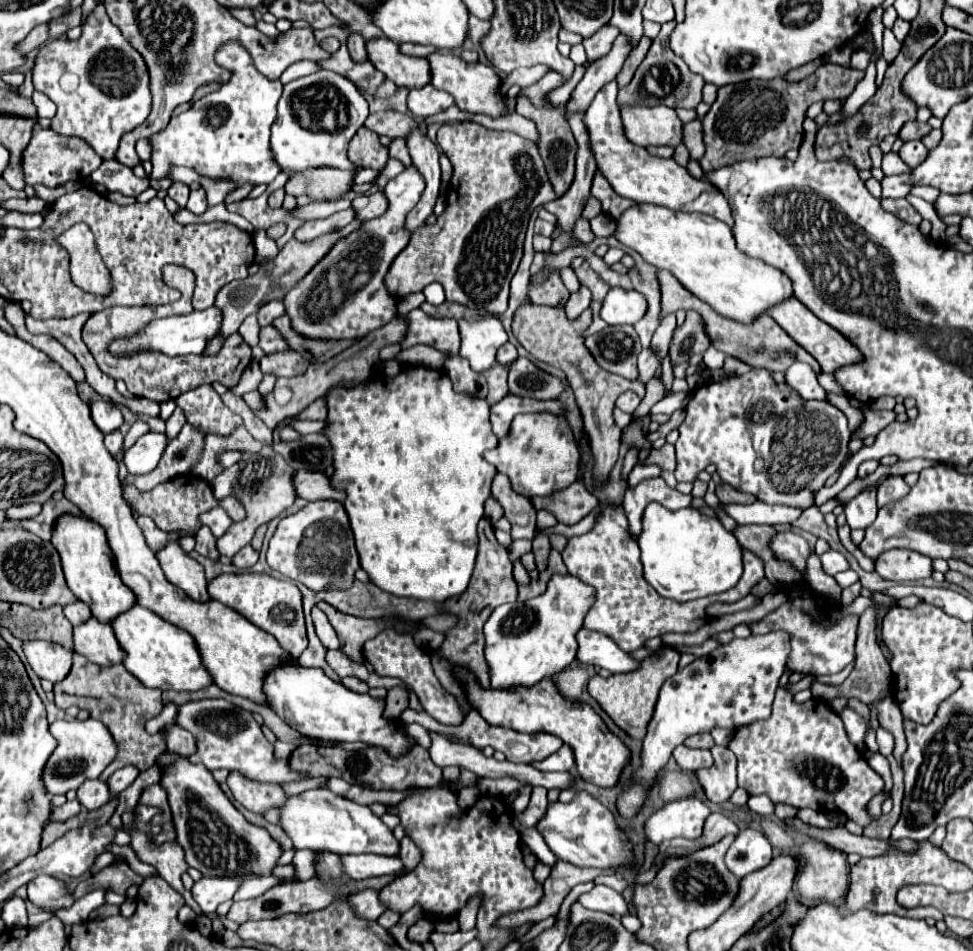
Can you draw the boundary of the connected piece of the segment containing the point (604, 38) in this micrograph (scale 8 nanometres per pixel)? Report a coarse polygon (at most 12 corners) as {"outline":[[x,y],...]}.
{"outline":[[605,25],[583,39],[589,63],[609,53],[619,33]]}

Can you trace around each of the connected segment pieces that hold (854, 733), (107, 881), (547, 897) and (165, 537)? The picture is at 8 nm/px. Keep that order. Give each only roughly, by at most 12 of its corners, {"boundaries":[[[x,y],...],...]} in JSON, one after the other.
{"boundaries":[[[851,707],[843,709],[841,719],[855,747],[861,747],[865,719]],[[113,863],[81,881],[73,895],[79,899],[93,889],[125,895],[145,877],[127,863]],[[557,861],[531,909],[503,915],[495,927],[557,917],[561,903],[579,883],[605,871]],[[137,517],[147,545],[159,551],[175,533],[165,533],[149,517]]]}

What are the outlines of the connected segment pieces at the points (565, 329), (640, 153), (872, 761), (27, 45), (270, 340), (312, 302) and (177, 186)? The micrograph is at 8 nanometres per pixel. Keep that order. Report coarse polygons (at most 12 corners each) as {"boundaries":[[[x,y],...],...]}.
{"boundaries":[[[519,307],[513,335],[563,369],[583,413],[595,477],[607,481],[621,429],[615,399],[635,381],[603,371],[583,343],[587,309]],[[617,81],[583,115],[617,195],[733,227],[725,195],[623,139]],[[865,753],[867,763],[883,777],[885,793],[891,793],[893,777],[889,761],[879,753]],[[49,23],[37,25],[19,45],[21,51],[49,41]],[[271,325],[259,333],[259,347],[275,353],[287,347],[283,337]],[[423,179],[339,239],[283,299],[297,335],[359,341],[397,317],[383,279]],[[173,183],[167,193],[179,207],[185,207],[189,187]]]}

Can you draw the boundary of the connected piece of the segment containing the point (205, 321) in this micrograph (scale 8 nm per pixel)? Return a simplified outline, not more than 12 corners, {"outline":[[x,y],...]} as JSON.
{"outline":[[217,307],[153,319],[113,339],[111,355],[201,353],[219,331]]}

